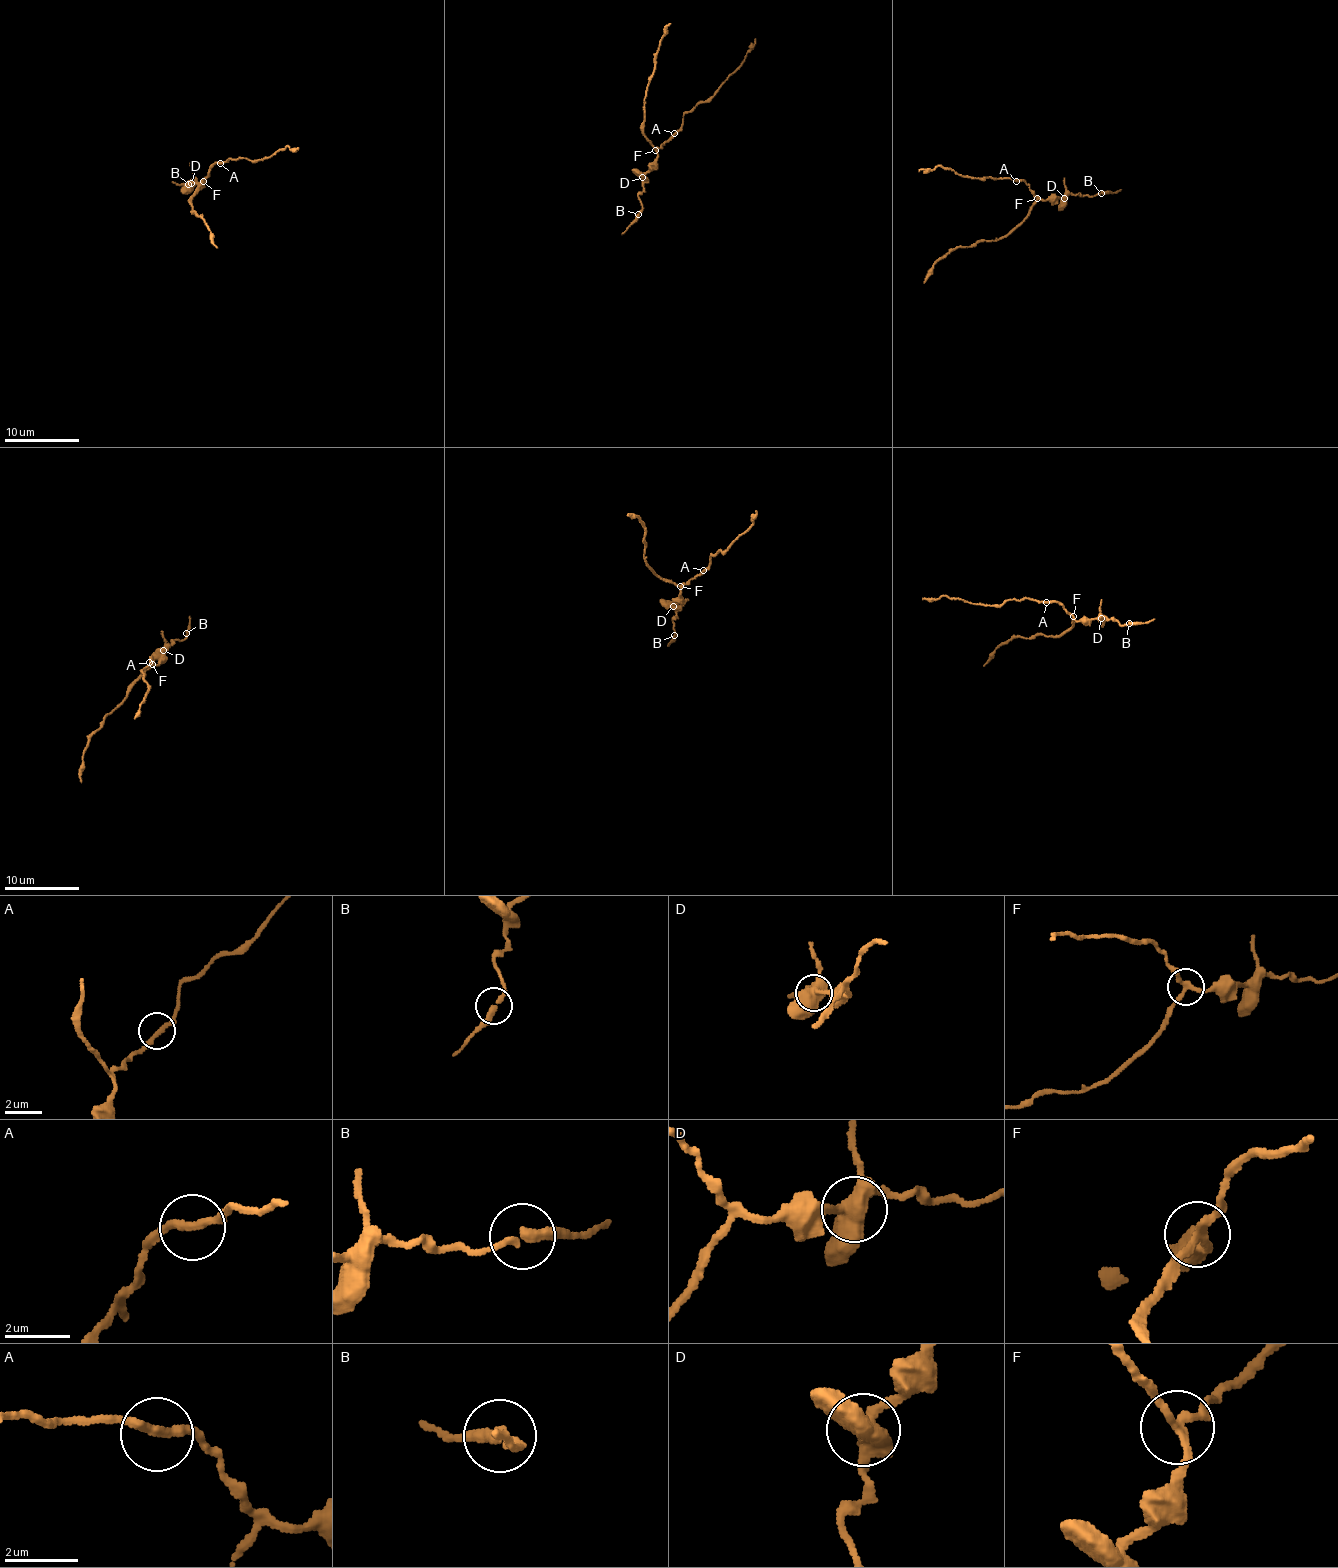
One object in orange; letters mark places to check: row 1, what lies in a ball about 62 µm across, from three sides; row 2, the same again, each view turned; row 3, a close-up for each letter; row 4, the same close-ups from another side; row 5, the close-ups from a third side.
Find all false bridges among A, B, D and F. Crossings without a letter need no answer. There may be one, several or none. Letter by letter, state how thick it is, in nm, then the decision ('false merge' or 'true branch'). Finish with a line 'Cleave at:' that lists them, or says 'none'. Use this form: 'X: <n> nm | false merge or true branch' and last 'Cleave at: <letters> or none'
A: 240 nm | true branch
B: 280 nm | true branch
D: 550 nm | false merge
F: 200 nm | false merge
Cleave at: D, F

